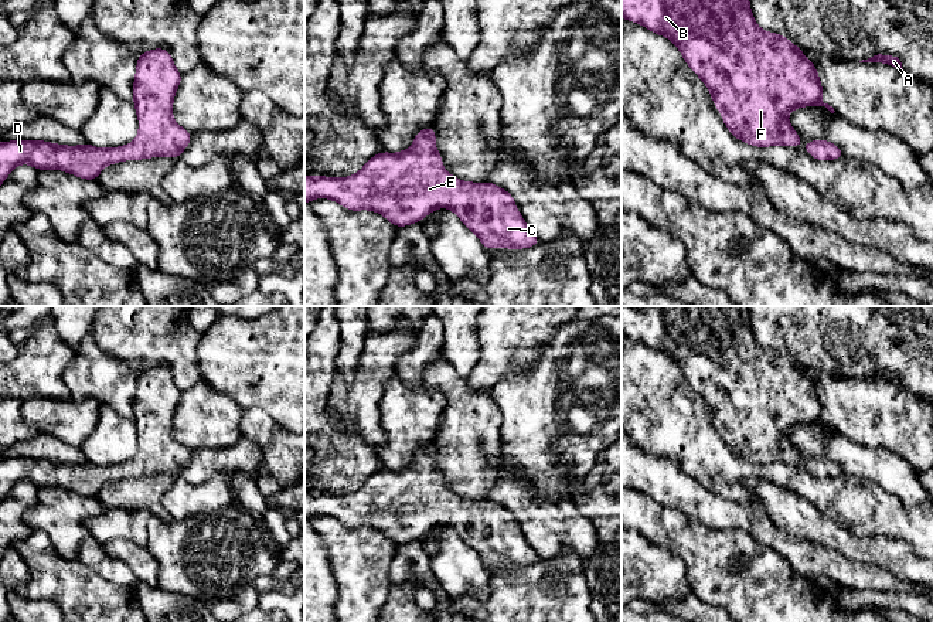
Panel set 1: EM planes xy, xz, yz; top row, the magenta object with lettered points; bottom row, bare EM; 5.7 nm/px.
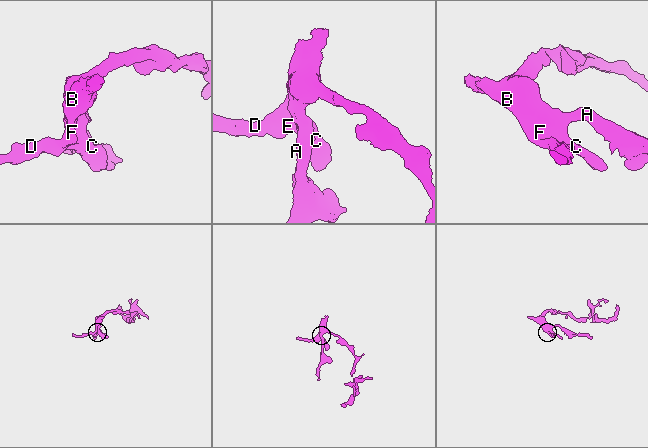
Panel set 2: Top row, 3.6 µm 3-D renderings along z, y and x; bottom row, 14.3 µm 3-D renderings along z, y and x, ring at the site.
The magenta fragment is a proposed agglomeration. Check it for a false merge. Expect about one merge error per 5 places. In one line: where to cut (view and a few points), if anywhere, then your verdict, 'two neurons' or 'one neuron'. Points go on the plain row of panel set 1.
no cut | one neuron

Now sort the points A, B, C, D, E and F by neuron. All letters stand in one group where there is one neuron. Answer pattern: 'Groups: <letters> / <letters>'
Groups: A B C D E F

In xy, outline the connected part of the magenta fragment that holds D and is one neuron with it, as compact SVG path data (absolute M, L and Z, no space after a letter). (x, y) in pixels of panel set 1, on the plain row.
M156 366L139 373L133 401L133 421L140 438L134 459L120 465L99 466L54 462L42 458L13 458L0 460L0 502L10 489L27 480L37 487L59 486L81 496L96 497L101 487L122 477L157 473L180 476L190 462L191 451L173 436L173 417L181 400L170 370Z

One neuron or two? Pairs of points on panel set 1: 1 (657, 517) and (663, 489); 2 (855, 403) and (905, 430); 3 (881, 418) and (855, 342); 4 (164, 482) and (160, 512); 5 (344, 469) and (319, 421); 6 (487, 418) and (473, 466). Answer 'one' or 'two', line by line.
1: two
2: one
3: two
4: one
5: one
6: one

